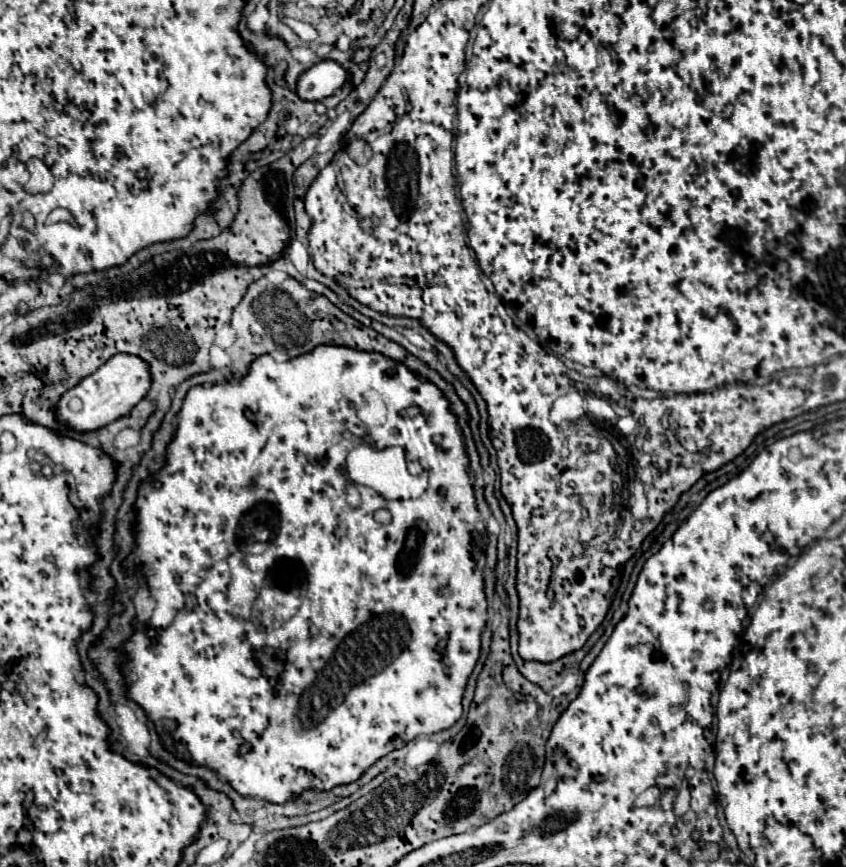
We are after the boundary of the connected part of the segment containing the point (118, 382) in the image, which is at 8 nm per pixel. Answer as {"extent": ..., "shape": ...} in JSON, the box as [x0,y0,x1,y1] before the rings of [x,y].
{"extent":[55,354,151,432],"shape":[[[117,354],[107,360],[97,372],[83,378],[77,386],[67,390],[55,406],[55,420],[59,424],[75,430],[75,432],[91,432],[99,430],[131,412],[131,408],[147,394],[151,384],[151,376],[147,364],[129,354]]]}

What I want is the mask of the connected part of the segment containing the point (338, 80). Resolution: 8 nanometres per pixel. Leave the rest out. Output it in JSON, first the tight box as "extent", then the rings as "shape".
{"extent":[297,60,347,102],"shape":[[[323,60],[313,64],[303,76],[299,76],[297,92],[301,100],[317,102],[327,96],[333,96],[335,90],[339,90],[345,84],[347,72],[343,66],[339,66],[333,60]]]}

